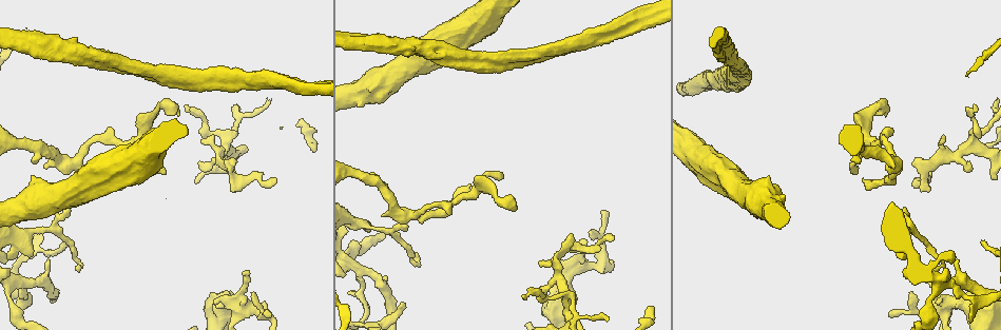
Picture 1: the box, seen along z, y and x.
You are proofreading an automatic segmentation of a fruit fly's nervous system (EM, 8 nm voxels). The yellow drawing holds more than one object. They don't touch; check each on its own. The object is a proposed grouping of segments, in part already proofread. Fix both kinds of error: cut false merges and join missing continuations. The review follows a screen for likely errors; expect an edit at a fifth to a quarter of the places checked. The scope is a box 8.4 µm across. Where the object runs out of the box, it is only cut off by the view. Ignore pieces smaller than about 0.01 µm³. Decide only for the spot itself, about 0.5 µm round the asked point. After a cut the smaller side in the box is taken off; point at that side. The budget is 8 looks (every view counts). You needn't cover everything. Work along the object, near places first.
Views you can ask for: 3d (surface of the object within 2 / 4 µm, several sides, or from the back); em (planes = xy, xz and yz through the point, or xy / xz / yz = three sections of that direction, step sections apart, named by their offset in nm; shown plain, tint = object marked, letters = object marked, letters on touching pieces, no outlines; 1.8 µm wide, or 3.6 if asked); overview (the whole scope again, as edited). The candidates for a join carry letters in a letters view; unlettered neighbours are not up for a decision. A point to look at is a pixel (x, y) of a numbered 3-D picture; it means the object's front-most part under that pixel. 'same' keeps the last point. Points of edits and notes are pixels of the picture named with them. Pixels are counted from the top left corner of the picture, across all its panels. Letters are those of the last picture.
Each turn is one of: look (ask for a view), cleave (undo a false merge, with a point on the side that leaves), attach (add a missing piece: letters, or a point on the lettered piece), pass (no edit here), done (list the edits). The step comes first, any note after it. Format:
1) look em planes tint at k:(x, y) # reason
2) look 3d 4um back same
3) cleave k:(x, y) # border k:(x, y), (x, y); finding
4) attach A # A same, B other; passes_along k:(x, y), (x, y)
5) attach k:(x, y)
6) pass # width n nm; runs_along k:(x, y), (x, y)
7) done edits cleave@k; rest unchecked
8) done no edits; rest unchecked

look 3d 4um at 1:(915, 180) # branch stops here

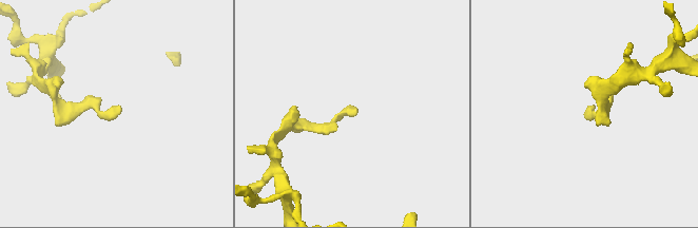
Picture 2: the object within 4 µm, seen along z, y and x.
look em xy step 16 letters at 2:(355, 110) # now the EM

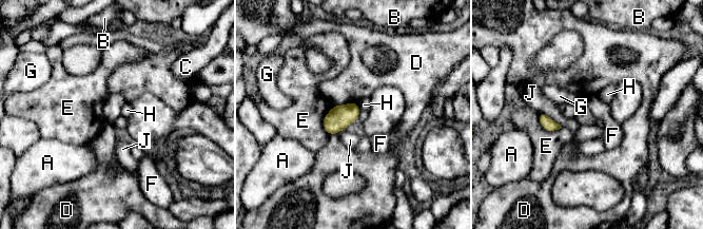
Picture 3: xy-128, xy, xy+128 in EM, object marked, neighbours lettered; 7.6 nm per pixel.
look em planes letters same

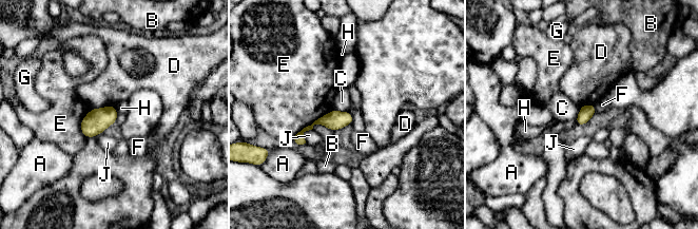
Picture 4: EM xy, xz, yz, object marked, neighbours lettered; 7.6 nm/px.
pass # A other, B other, C other, D other, E other, F other, G other, H other, J other; none of them fits

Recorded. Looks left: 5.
look em 3.6um planes letters at 1:(864, 180) # branch stops here

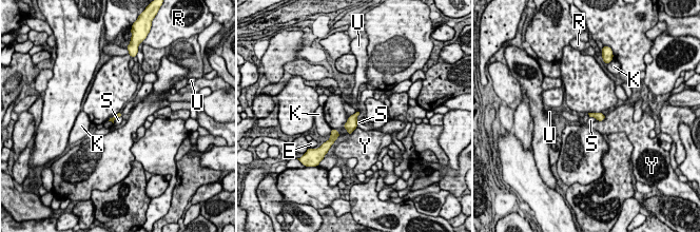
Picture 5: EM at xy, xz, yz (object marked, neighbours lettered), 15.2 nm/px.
pass # E other, K other, R other, S other, U other, Y other; border 5:(121, 116), (118, 116), (113, 123); no lettered piece goes on from it

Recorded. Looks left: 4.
look 3d 4um at 1:(970, 162) # an open end

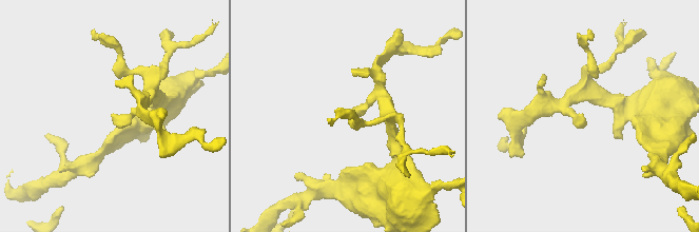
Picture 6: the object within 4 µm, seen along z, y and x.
look em yz step 4 tint at 6:(114, 117)

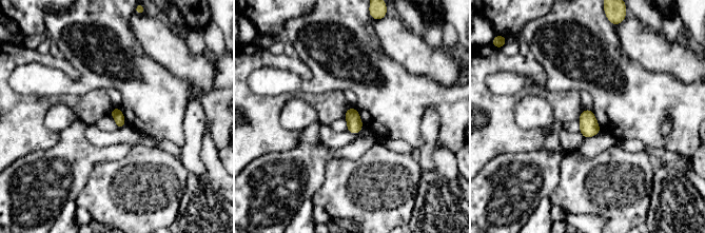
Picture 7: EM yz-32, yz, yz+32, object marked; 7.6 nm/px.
look em yz step 4 letters same # see the neighbours

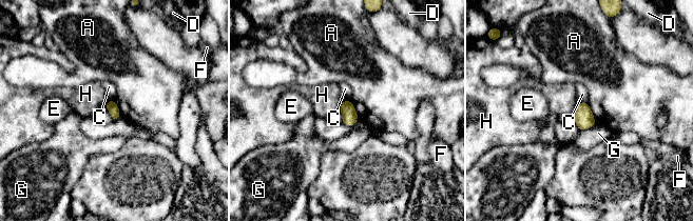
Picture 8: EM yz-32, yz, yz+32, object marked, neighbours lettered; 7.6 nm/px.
pass # A other, C other, D other, E other, F other, G other, H other; border 8:(588, 102), (597, 122); none of them fits

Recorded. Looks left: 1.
done no edits; rest unchecked

